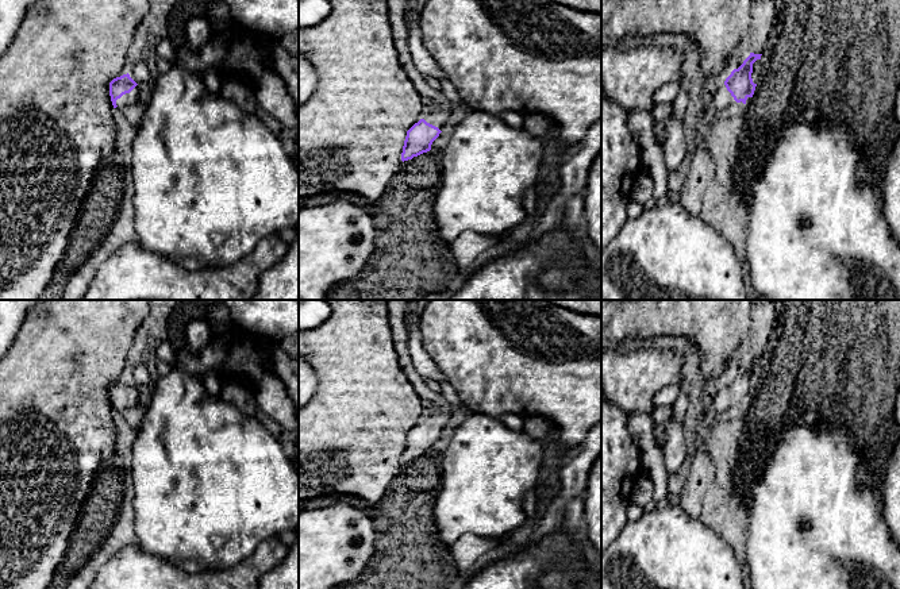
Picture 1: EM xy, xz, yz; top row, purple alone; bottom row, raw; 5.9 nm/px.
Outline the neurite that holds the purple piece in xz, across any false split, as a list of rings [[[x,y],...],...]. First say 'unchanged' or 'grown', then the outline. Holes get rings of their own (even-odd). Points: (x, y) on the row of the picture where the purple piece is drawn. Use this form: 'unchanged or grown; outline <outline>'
grown; outline [[[447,101],[434,103],[432,111],[407,131],[401,153],[403,162],[431,150],[432,142],[447,128],[450,112],[451,107]]]

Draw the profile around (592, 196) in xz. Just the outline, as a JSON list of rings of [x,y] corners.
[[[601,150],[595,157],[584,192],[588,236],[601,257]]]

